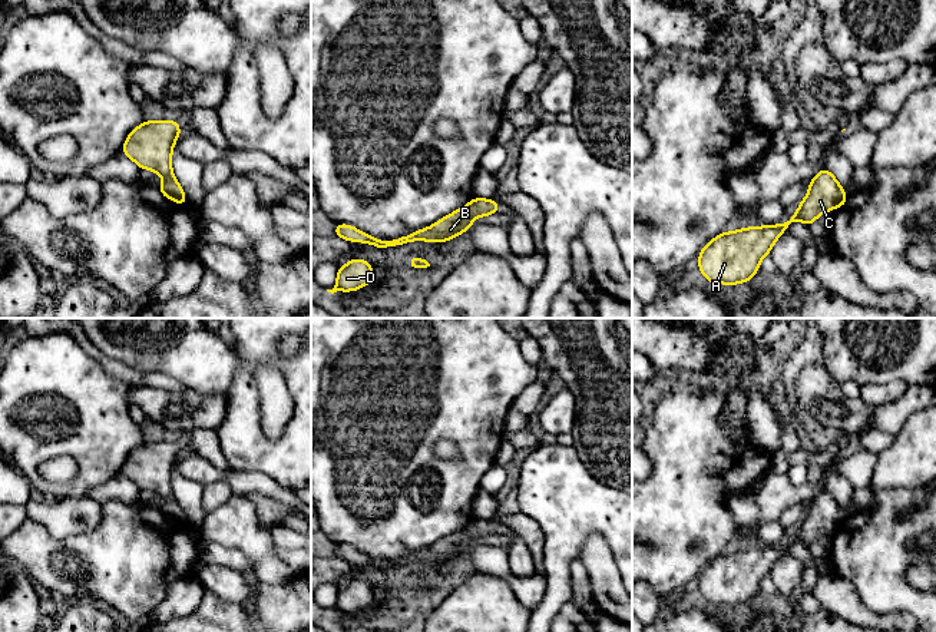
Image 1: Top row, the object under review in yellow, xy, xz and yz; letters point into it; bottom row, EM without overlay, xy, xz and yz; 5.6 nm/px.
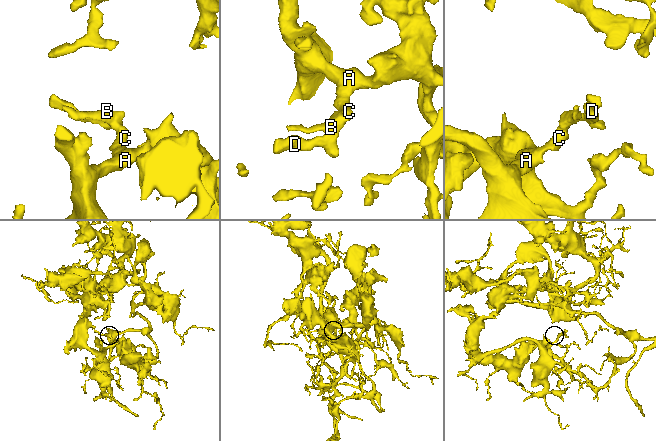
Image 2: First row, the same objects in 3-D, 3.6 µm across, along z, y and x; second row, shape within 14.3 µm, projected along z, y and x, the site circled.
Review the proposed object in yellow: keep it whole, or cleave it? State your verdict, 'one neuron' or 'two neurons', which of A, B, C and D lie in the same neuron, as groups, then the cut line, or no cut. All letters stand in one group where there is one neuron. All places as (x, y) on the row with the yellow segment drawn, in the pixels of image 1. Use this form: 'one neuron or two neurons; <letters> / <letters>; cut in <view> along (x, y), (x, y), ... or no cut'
one neuron; A B C D; no cut

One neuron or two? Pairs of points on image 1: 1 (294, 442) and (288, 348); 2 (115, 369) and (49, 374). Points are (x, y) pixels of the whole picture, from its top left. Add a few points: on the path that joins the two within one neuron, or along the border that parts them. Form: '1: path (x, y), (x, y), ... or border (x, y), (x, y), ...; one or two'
1: border (295, 334), (283, 338), (283, 357); two
2: border (80, 347), (108, 373), (134, 387); two

